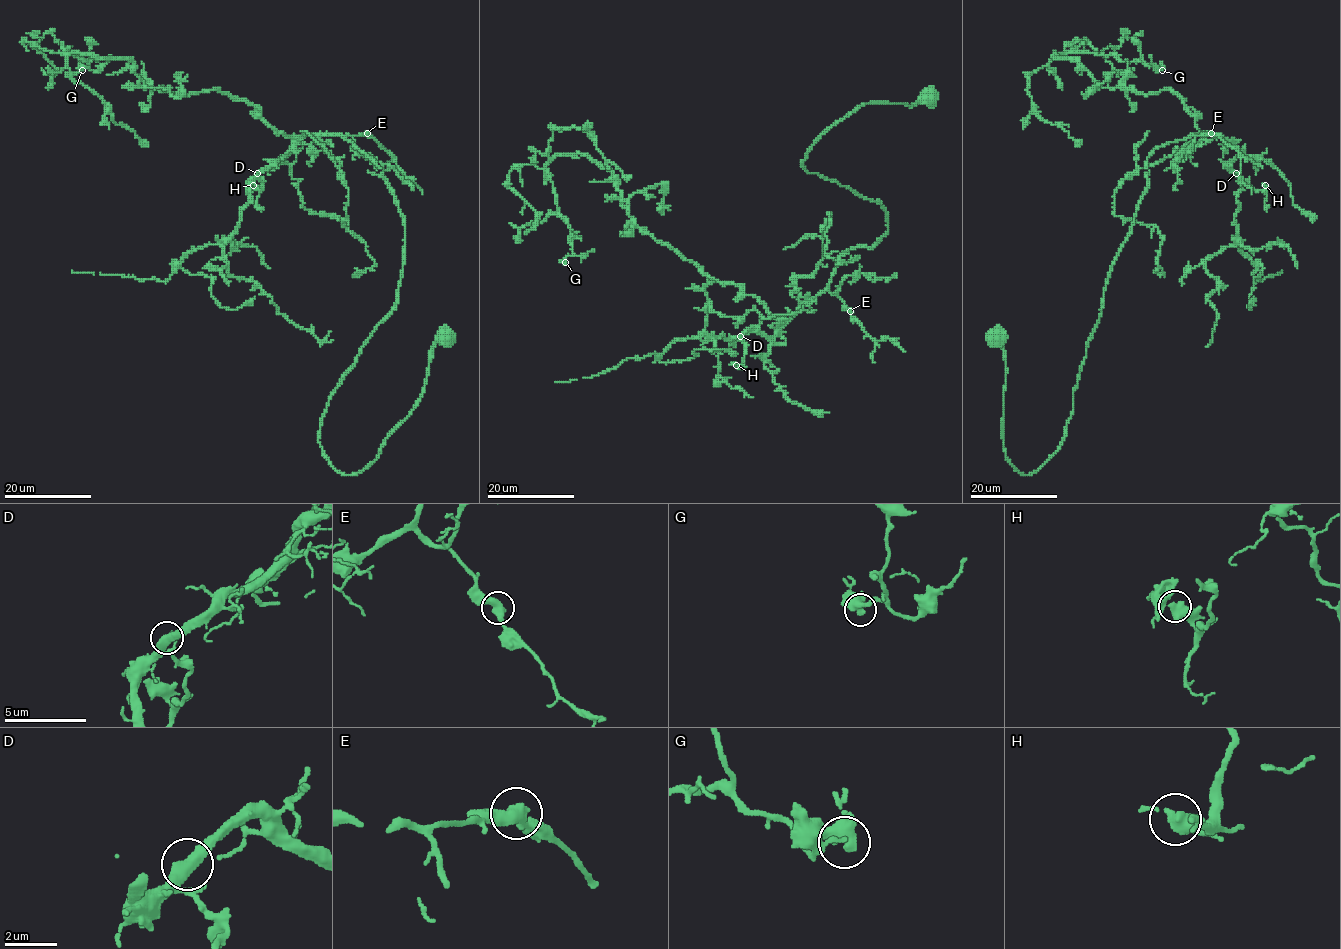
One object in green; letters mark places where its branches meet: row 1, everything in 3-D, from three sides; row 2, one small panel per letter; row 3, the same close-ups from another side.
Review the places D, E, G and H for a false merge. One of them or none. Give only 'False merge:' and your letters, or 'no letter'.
False merge: no letter

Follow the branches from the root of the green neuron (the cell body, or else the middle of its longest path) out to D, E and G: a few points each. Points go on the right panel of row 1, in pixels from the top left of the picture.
D: (997, 337), (1005, 457), (1031, 474), (1064, 437), (1150, 154), (1222, 135), (1239, 151), (1236, 173)
E: (997, 337), (1005, 457), (1031, 474), (1064, 437), (1108, 272), (1146, 186), (1146, 160), (1162, 145), (1211, 133)
G: (997, 337), (1005, 457), (1031, 474), (1146, 160), (1221, 135), (1054, 53), (1162, 70)

